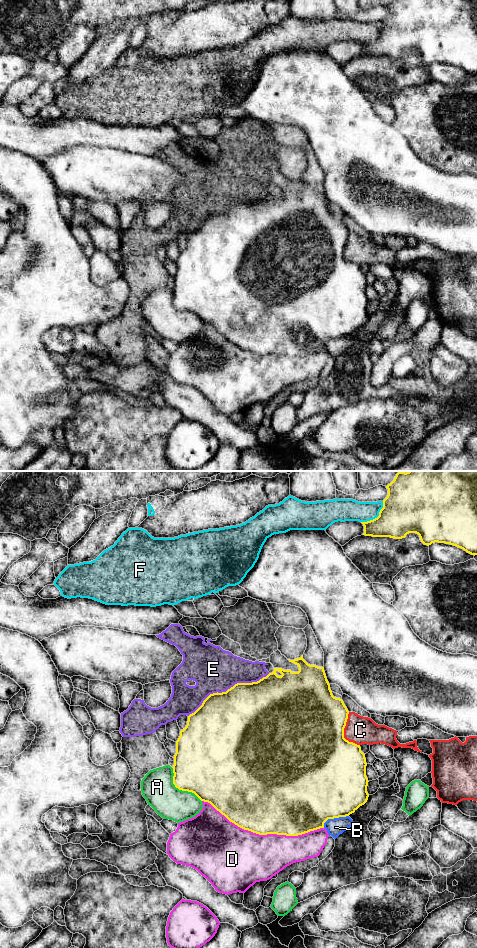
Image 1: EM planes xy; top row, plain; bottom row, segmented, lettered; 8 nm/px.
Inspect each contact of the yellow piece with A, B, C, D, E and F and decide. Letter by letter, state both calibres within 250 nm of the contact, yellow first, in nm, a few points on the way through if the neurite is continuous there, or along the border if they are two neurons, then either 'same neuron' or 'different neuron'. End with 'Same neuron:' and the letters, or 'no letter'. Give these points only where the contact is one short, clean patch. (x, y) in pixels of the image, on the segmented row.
A: 440 nm thick on the yellow side, 260 nm on the other; different neuron
B: 500 nm thick on the yellow side, 140 nm on the other; different neuron
C: 500 nm thick on the yellow side, 220 nm on the other; different neuron
D: 500 nm thick on the yellow side, 440 nm on the other; different neuron
E: 500 nm thick on the yellow side, 360 nm on the other; different neuron
F: 380 nm thick on the yellow side, 180 nm on the other; different neuron
Same neuron: no letter

